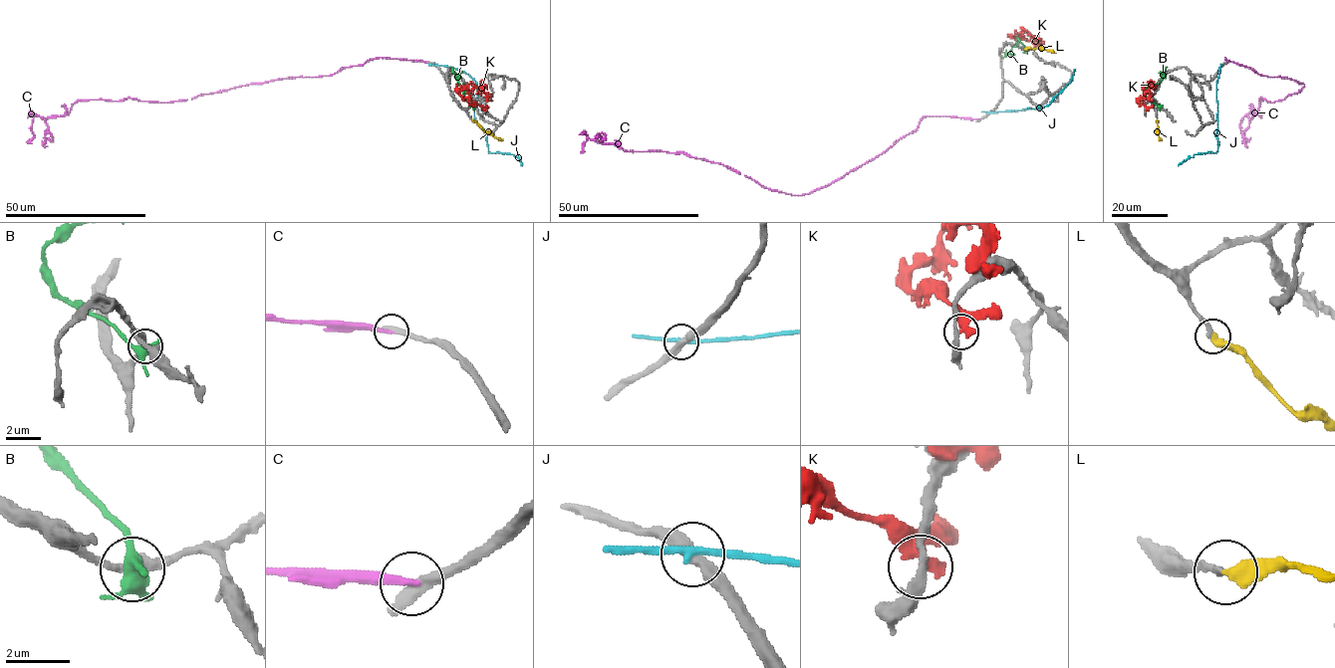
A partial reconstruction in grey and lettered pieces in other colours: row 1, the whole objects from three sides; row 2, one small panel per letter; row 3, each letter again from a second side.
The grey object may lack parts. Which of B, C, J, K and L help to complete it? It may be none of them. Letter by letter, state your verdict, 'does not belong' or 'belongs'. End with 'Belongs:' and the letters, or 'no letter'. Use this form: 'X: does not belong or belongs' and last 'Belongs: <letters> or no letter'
B: does not belong
C: does not belong
J: does not belong
K: does not belong
L: belongs
Belongs: L

